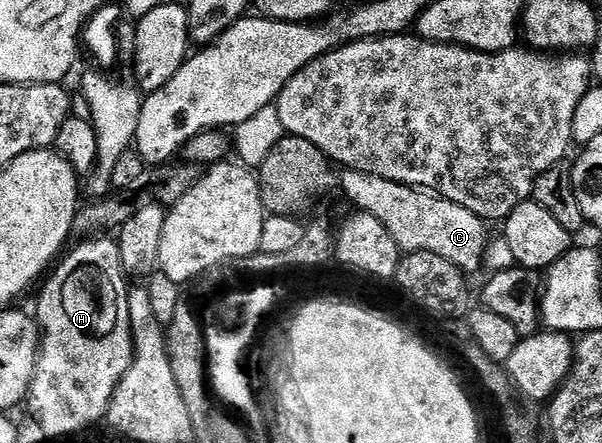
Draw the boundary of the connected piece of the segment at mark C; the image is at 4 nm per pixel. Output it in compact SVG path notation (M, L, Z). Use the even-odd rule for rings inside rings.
M342 168L339 173L339 189L345 192L354 210L375 215L383 227L395 239L402 254L431 251L431 255L443 255L447 263L455 263L467 275L485 265L486 222L475 216L467 207L446 201L435 193L414 189L412 185L395 183L379 175L367 175L363 171Z

